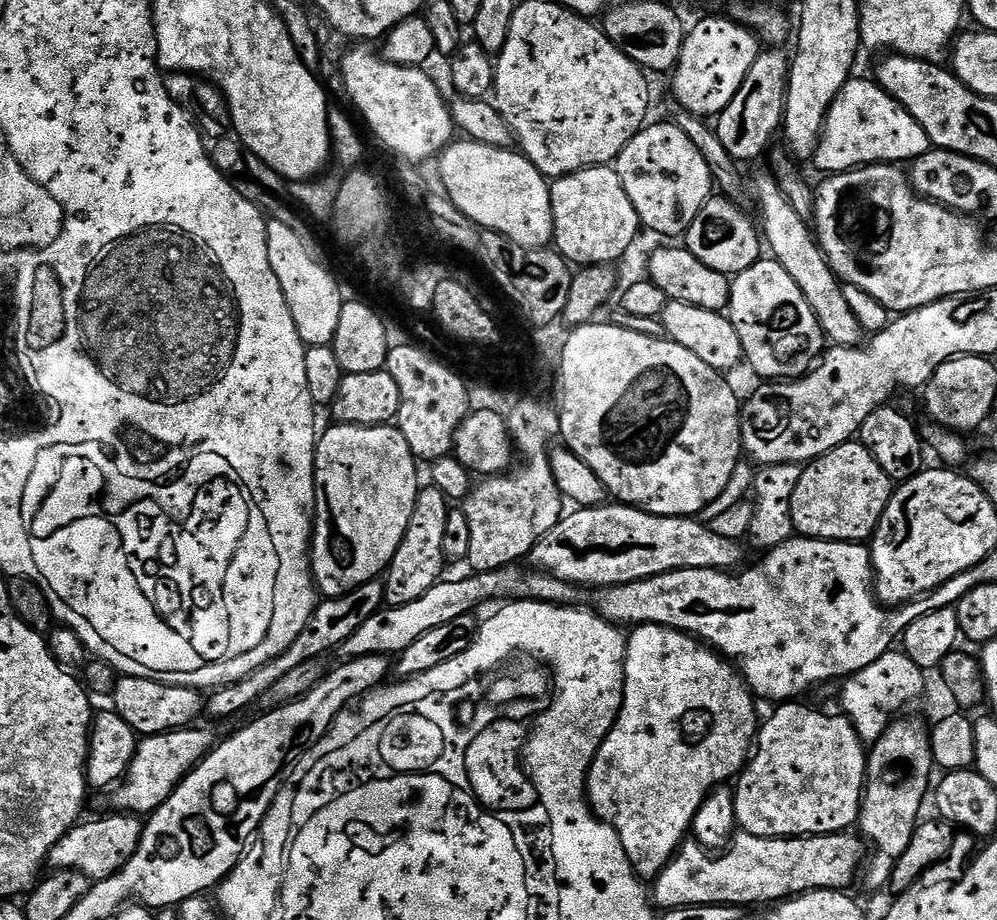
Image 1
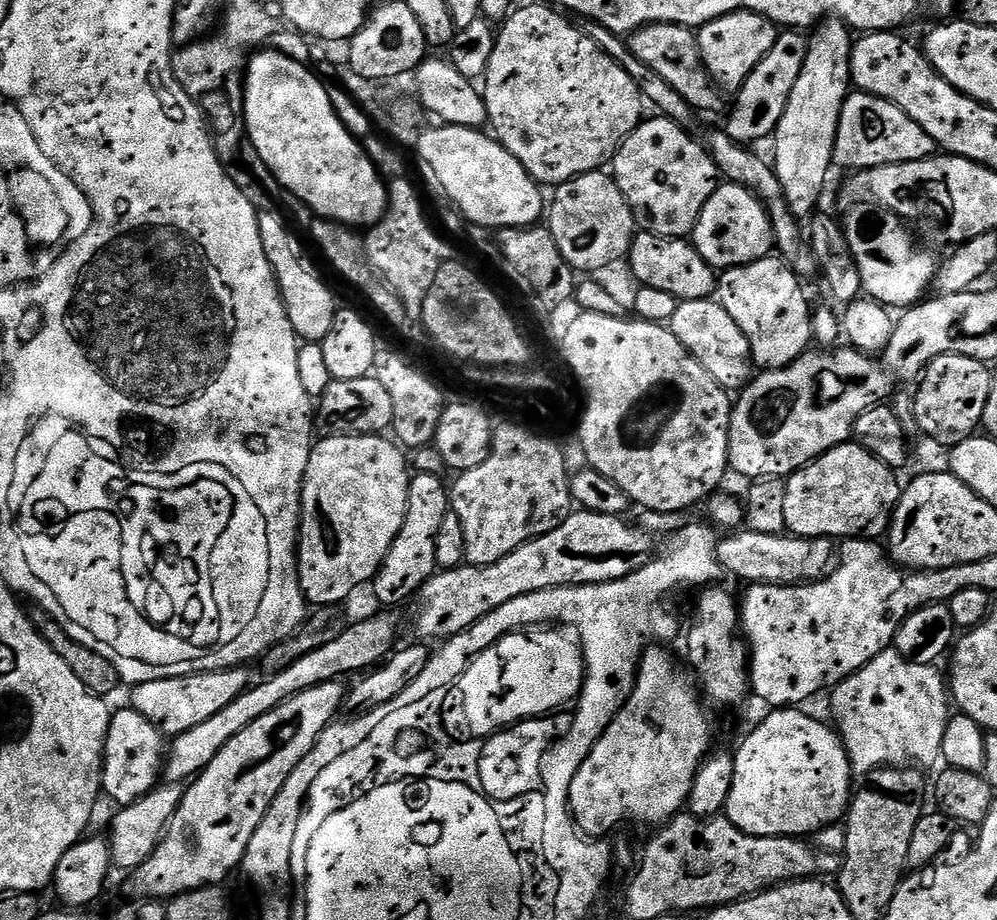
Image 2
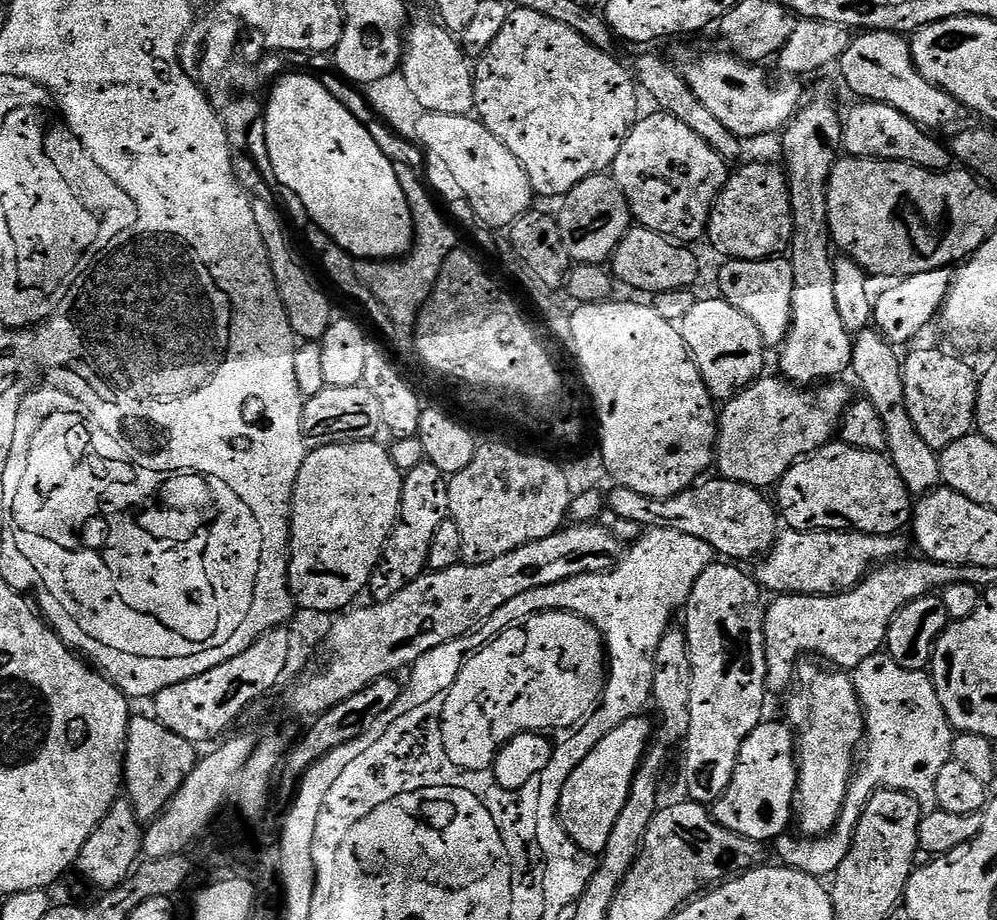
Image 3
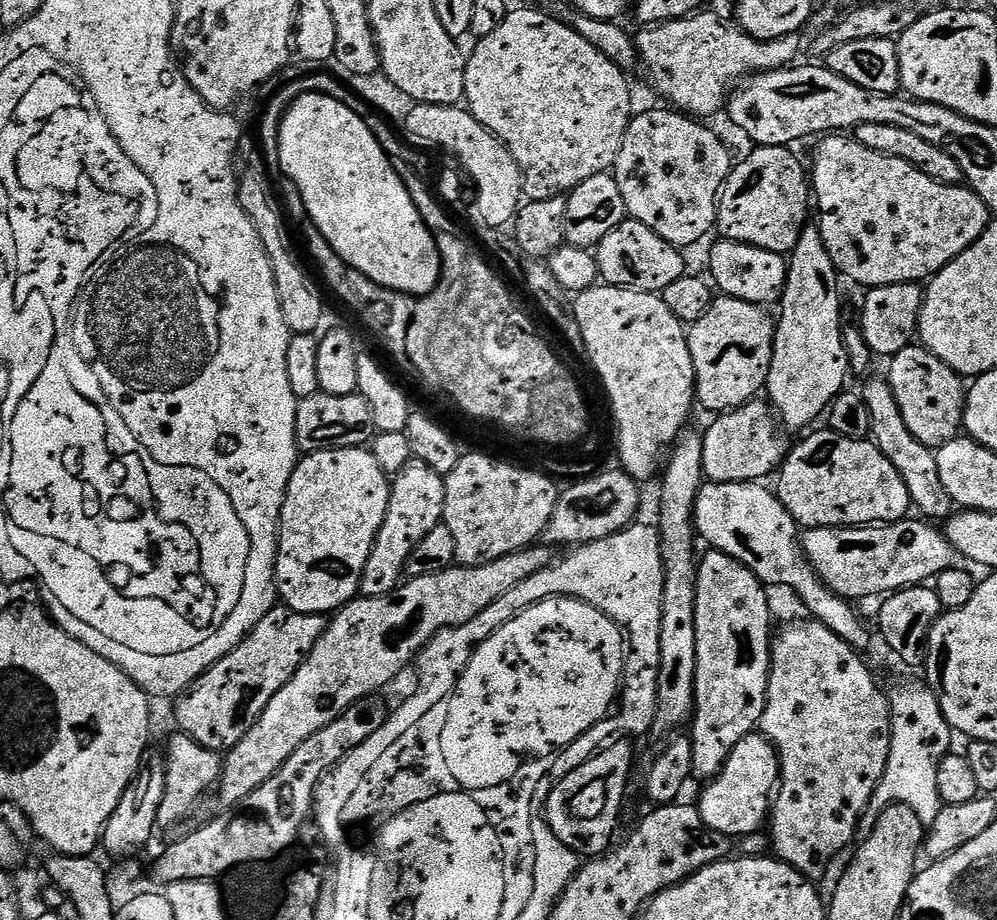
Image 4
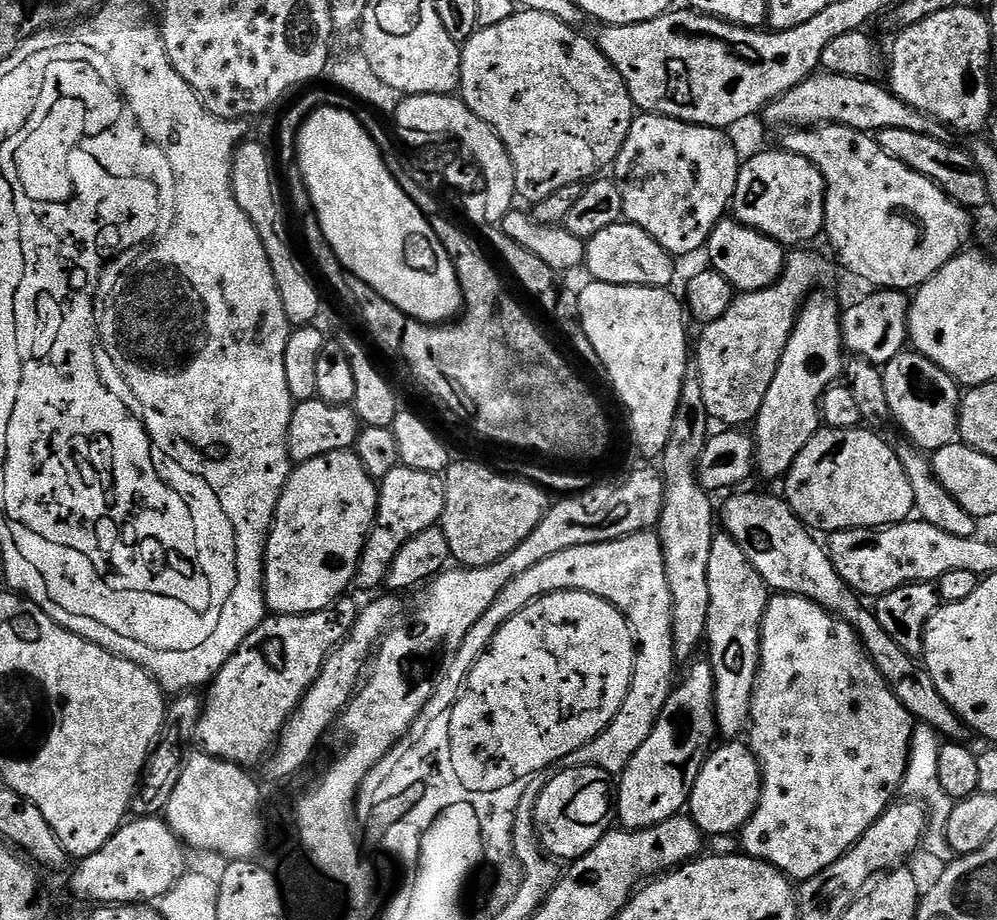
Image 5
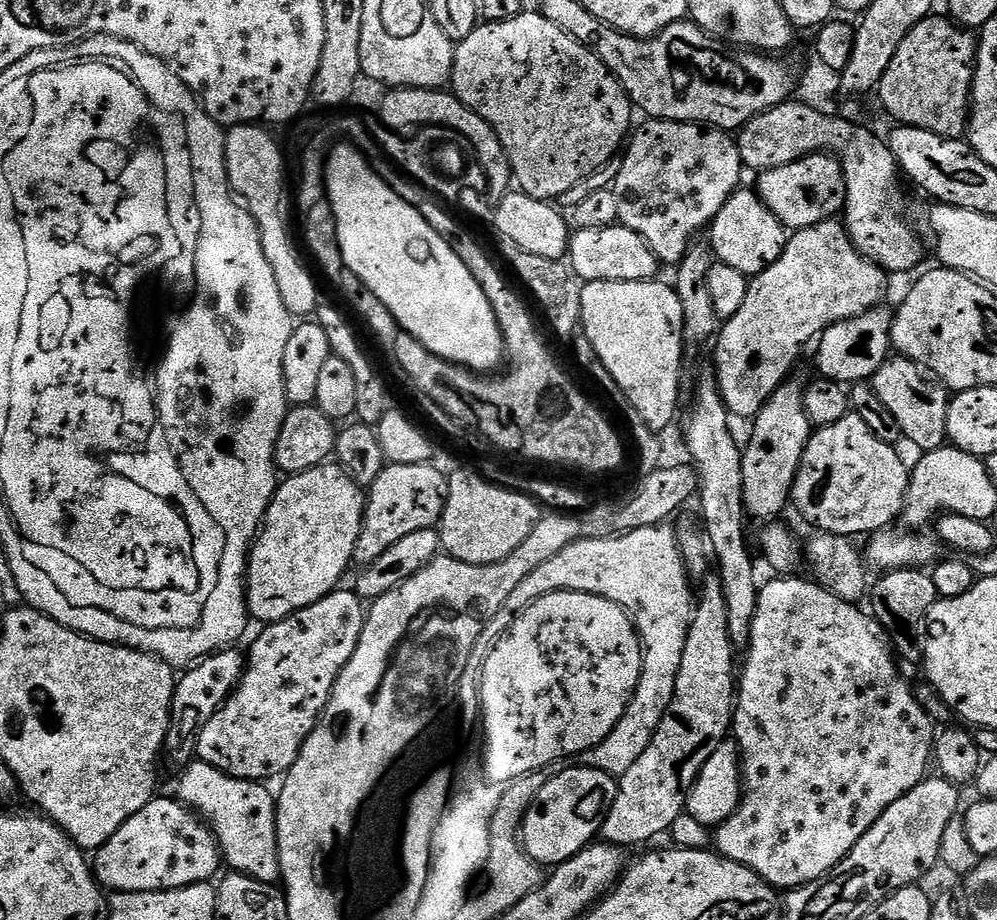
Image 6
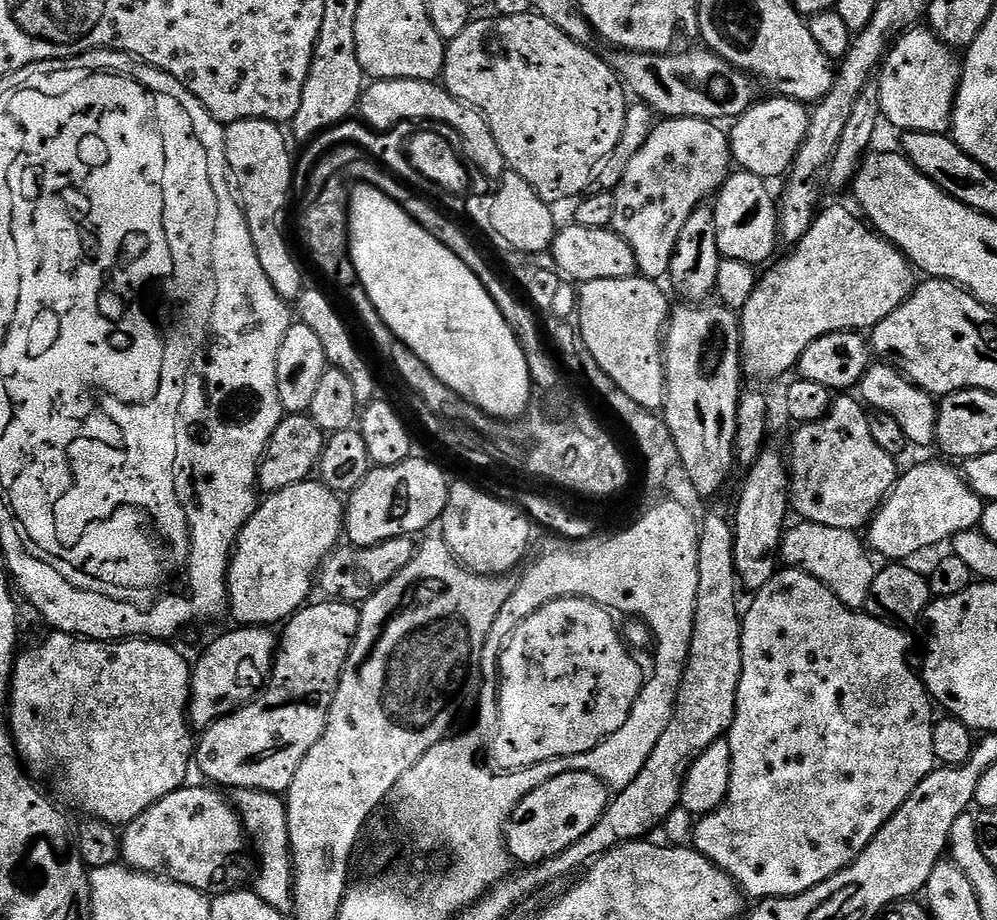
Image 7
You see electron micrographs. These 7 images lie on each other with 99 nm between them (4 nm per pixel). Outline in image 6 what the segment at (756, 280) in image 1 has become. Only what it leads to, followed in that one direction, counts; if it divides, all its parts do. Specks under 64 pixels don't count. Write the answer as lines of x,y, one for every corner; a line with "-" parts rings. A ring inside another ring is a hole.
747,186
741,187
718,210
718,214
713,218
710,225
710,251
719,263
726,266
734,266
734,270
739,270
741,274
749,278
762,274
782,254
782,250
788,245
789,233
786,231
784,223
766,207
760,200
759,191
752,192

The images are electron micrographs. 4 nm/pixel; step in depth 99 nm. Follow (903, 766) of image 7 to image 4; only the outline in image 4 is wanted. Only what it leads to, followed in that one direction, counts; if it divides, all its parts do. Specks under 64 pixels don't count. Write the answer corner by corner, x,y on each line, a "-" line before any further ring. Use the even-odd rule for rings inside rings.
815,618
803,619
786,625
784,633
780,637
777,635
772,644
772,670
768,674
768,701
760,719
759,731
771,740
773,748
776,749
780,757
780,783
774,796
774,803
770,808
770,828
772,824
772,832
770,831
771,851
791,868
797,868
804,876
817,878
816,876
822,875
827,870
828,863
852,839
854,839
853,841
857,839
860,817
870,807
877,788
884,781
884,773
888,771
888,762
892,754
894,721
892,707
888,704
885,689
882,690
876,685
876,680
872,677
871,670
864,665
865,657
857,652
856,649
851,648
836,632
831,632
825,624
821,624
819,620

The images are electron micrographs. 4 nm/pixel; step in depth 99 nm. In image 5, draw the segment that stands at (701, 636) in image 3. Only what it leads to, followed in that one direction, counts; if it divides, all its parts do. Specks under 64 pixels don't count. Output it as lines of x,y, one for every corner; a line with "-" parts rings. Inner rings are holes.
727,532
713,535
710,546
710,614
706,618
706,659
714,670
714,702
716,703
716,730
721,737
736,738
749,727
752,718
752,695
756,689
756,674
760,671
760,627
770,599
768,584
754,570
750,558

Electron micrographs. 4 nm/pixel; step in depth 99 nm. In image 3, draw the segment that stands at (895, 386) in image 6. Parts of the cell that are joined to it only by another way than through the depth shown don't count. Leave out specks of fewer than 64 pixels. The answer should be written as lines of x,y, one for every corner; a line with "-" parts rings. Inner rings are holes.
920,348
903,361
906,410
932,448
943,450
973,431
976,418
976,399
980,393
978,372
964,360
943,352
940,348

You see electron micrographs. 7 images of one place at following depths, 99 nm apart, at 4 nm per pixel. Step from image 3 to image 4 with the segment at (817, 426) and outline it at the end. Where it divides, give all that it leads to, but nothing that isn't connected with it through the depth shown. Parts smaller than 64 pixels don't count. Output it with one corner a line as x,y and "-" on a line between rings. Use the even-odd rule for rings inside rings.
763,399
751,400
733,412
715,417
703,433
704,451
710,454
710,480
713,484
760,482
777,471
786,459
785,429
775,411

